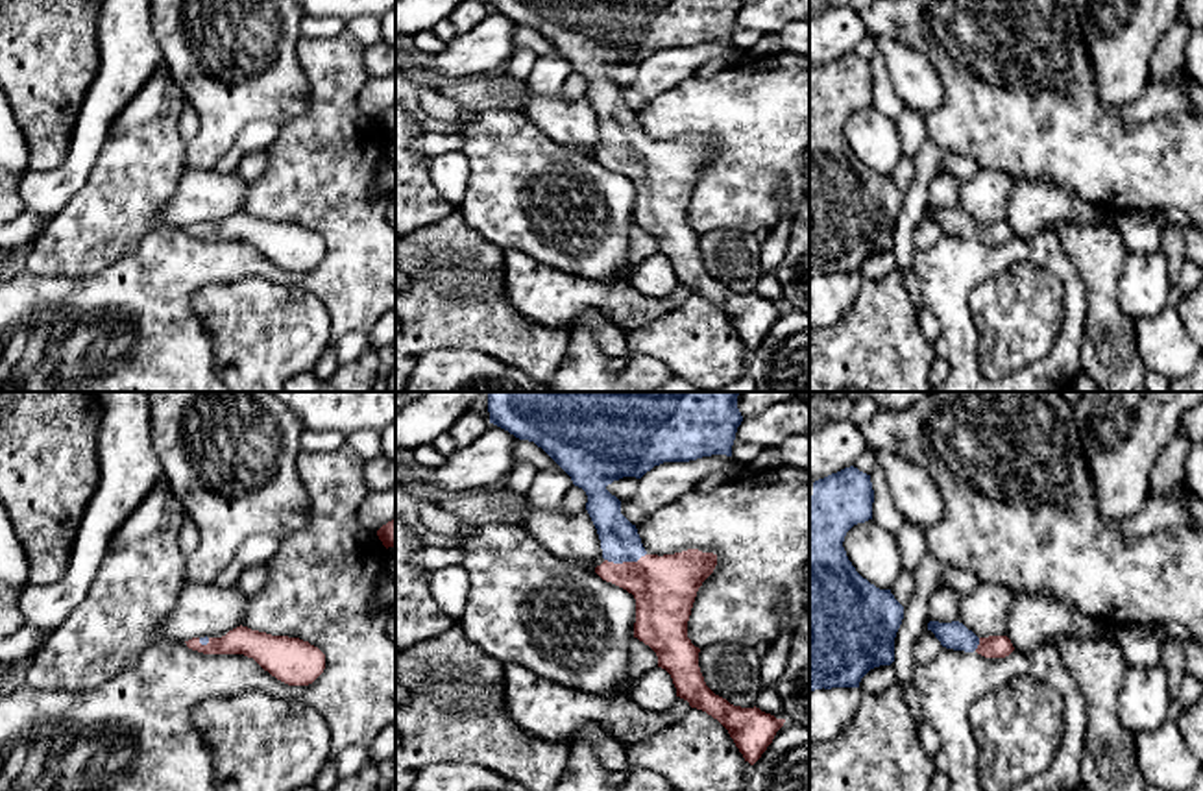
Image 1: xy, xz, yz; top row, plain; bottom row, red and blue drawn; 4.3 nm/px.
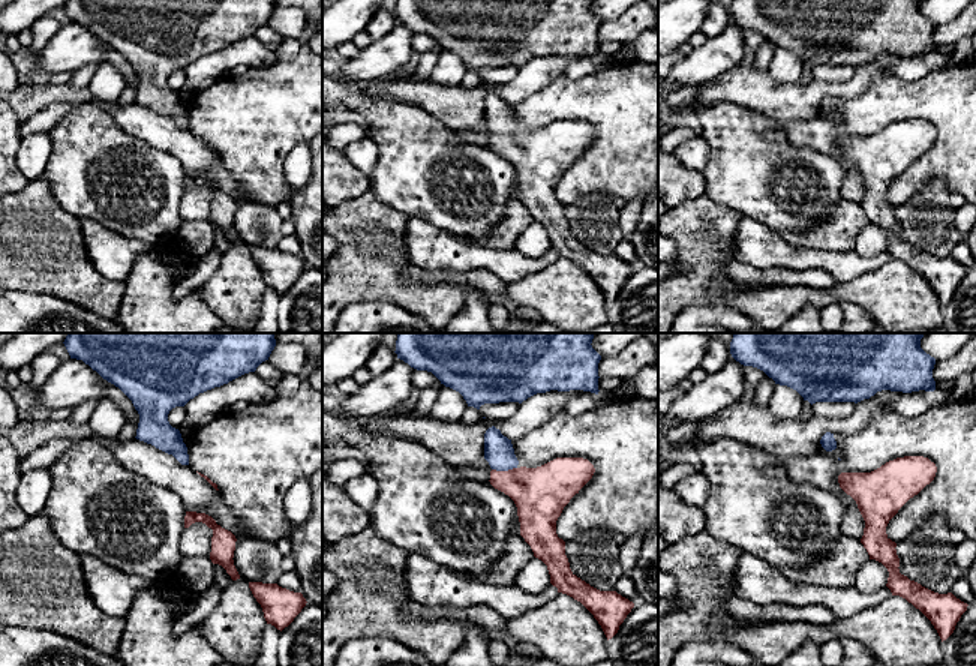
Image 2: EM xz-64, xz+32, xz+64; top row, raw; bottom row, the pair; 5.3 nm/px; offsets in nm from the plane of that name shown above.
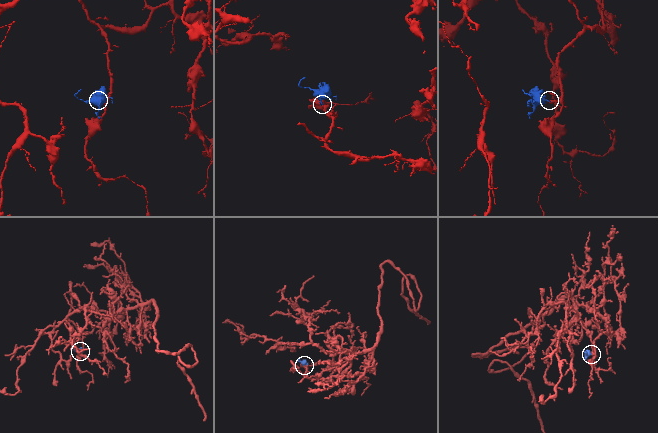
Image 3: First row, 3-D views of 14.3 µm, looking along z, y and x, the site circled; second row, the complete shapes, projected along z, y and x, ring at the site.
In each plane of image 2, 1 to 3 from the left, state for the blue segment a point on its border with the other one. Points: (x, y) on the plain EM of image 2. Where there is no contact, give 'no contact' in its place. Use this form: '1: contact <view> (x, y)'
1: no contact
2: contact xz+32 (504, 135)
3: no contact

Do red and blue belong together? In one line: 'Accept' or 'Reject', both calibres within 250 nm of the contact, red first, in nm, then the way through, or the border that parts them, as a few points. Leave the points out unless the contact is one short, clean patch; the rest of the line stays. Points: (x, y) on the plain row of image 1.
Accept. Thickness 280 nm (red) against 170 nm. Path across: xz (666, 172), (638, 159), (625, 148), (619, 126)

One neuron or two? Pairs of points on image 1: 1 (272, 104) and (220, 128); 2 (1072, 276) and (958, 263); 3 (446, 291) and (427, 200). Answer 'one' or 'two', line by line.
1: one
2: one
3: two

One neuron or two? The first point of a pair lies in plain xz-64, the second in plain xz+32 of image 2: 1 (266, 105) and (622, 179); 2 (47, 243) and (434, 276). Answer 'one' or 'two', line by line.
1: one
2: two

